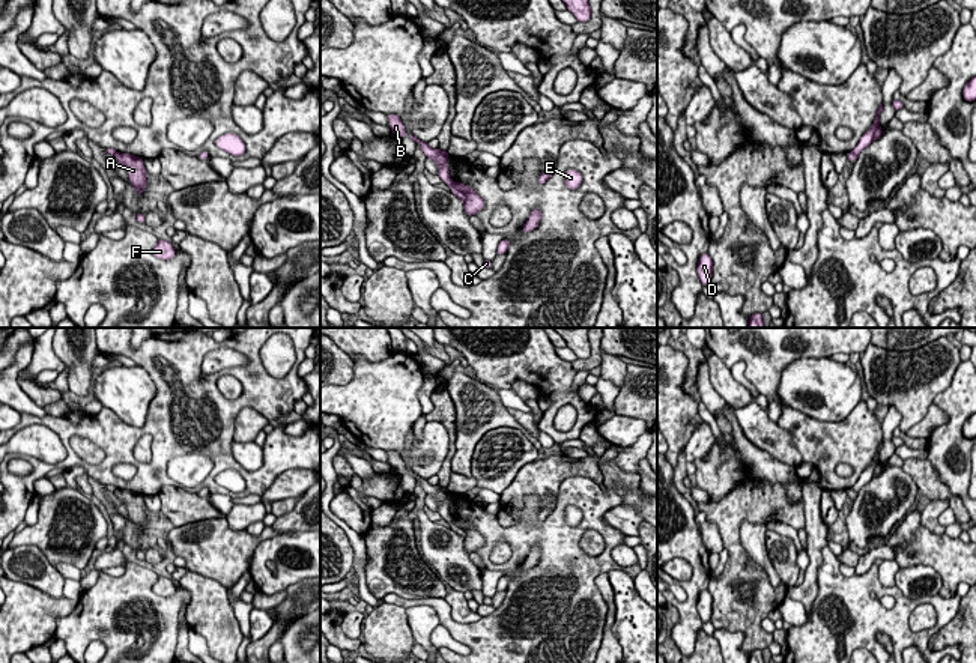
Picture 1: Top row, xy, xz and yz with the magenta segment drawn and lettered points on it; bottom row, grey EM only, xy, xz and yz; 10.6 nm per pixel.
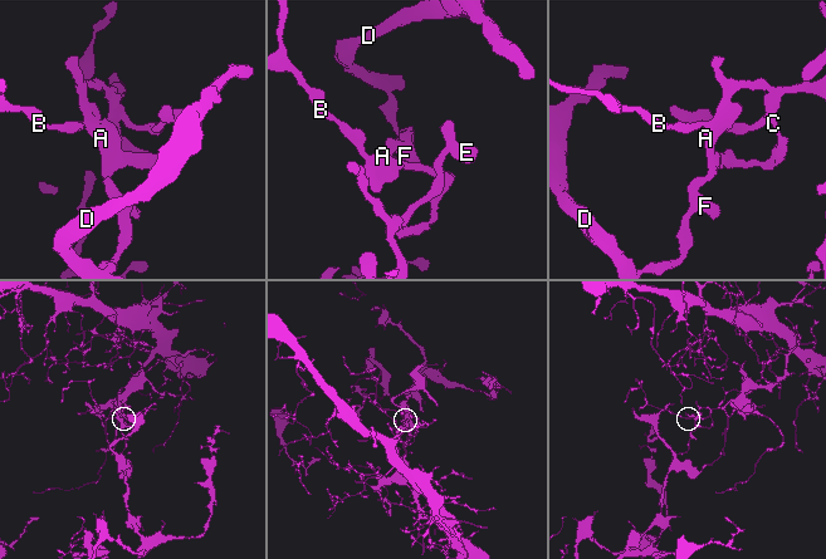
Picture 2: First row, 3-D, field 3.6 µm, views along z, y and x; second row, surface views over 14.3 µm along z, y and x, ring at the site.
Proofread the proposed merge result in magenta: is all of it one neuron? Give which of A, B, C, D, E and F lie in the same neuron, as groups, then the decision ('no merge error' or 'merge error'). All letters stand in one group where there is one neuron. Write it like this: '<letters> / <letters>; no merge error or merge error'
A C D F / B E; merge error

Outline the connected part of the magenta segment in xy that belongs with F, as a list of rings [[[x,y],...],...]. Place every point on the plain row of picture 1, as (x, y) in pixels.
[[[158,576],[158,580],[152,586],[152,591],[161,597],[170,597],[176,592],[176,588],[170,577]]]

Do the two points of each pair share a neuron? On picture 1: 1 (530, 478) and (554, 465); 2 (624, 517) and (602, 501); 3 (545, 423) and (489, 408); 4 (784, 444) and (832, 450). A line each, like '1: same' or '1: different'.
1: same
2: different
3: different
4: different

